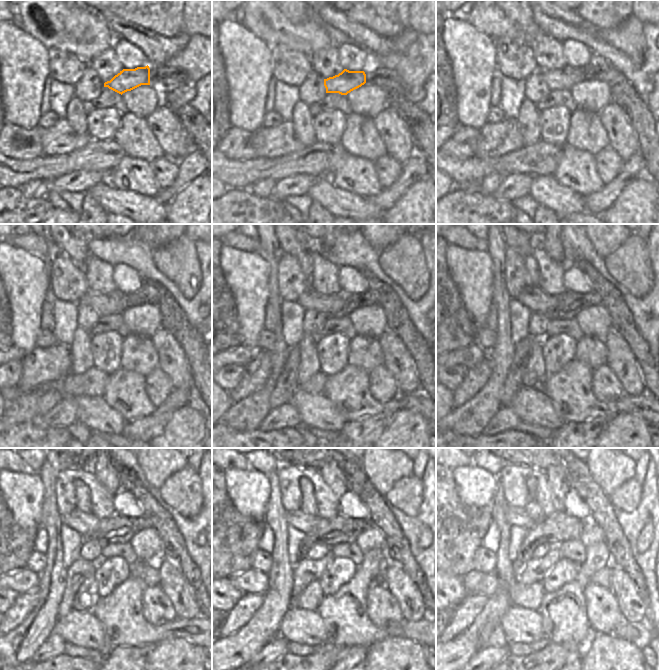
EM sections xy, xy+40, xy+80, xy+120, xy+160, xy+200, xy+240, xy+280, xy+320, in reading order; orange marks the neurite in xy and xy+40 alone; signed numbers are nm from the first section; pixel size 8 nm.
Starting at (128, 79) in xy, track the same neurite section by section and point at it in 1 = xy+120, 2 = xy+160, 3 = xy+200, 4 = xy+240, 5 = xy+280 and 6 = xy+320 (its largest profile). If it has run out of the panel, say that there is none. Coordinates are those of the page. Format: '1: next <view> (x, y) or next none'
1: next xy+120 (107, 303)
2: next xy+160 (310, 299)
3: next xy+200 (533, 298)
4: next xy+240 (84, 523)
5: next xy+280 (302, 521)
6: next xy+320 (517, 516)

